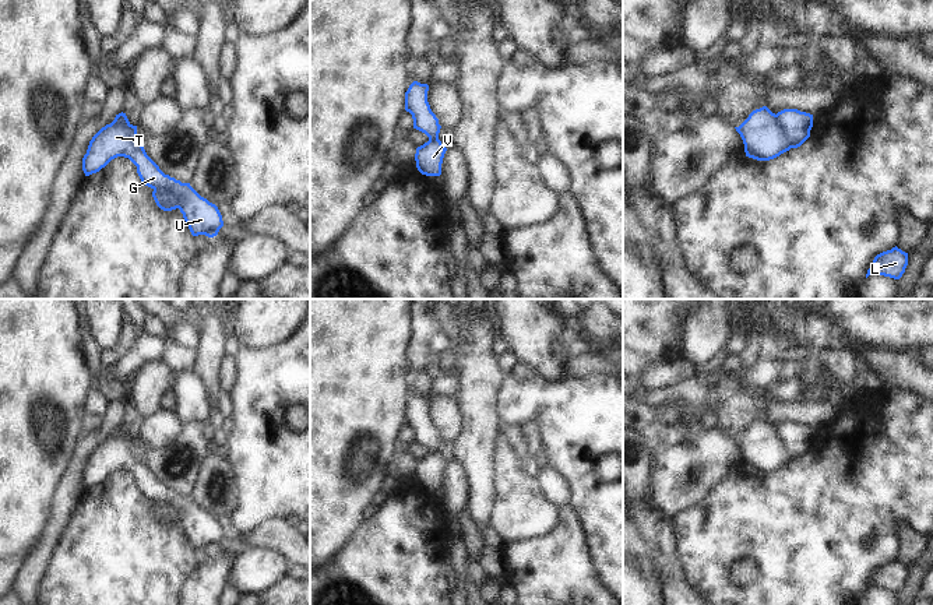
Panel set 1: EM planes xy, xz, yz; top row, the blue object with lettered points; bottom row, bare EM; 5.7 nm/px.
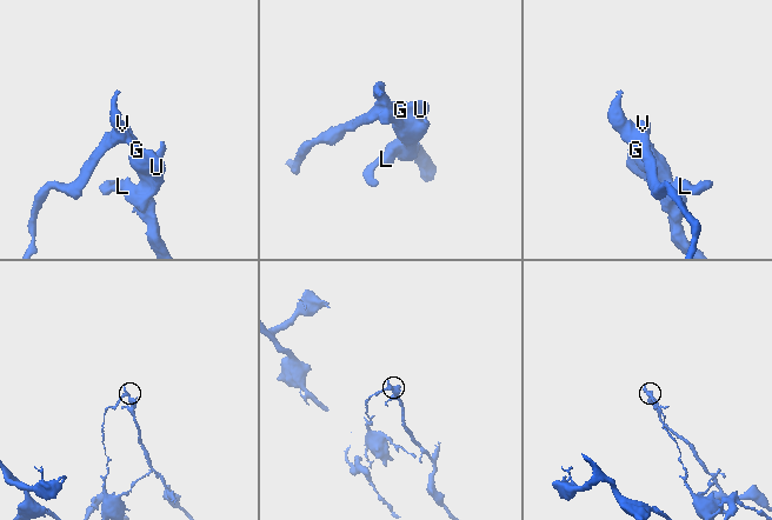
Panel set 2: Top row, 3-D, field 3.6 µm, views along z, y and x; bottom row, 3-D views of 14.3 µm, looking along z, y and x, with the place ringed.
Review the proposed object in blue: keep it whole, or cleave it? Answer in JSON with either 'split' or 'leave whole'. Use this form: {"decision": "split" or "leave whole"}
{"decision": "split"}

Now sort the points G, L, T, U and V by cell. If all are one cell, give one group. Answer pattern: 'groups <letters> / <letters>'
groups G L T U / V

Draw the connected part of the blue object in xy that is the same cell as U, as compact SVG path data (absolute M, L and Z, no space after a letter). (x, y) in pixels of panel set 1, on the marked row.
M120 117L92 137L82 158L82 170L85 176L89 176L117 156L128 158L137 166L137 173L145 186L177 198L179 210L193 236L214 238L218 235L223 226L218 207L201 197L190 183L182 183L165 175L147 155L144 147L134 141L130 126Z

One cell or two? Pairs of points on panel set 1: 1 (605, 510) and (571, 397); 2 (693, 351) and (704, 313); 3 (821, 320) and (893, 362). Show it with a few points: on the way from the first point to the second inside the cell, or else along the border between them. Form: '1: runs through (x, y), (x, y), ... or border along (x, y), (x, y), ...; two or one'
1: runs through (583, 482), (573, 453), (563, 443), (563, 425); one
2: runs through (700, 341), (704, 333), (704, 323); one
3: border along (848, 345), (877, 345), (898, 351); two

